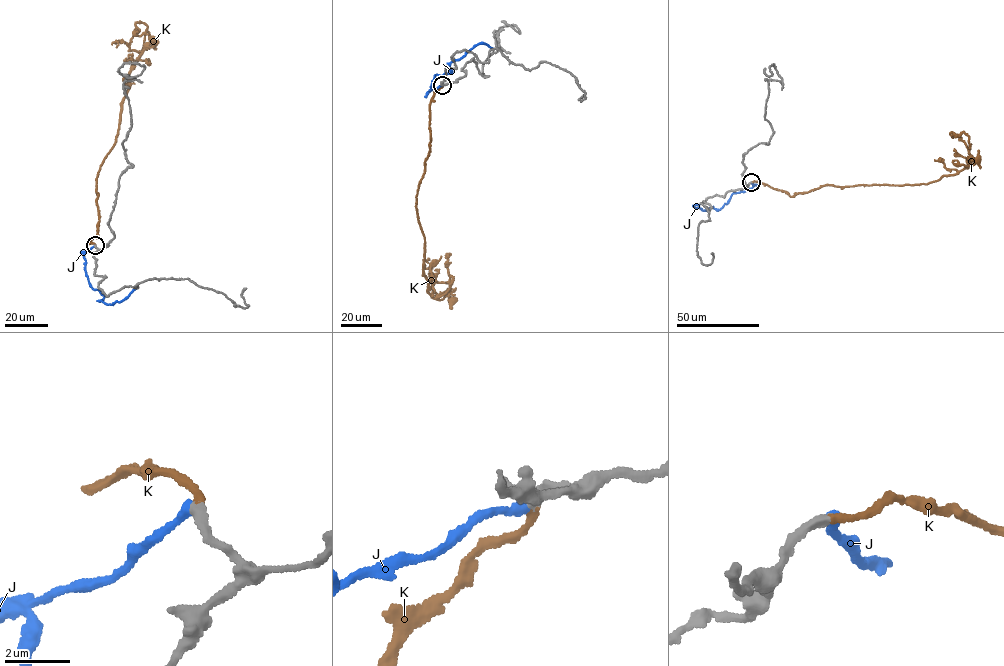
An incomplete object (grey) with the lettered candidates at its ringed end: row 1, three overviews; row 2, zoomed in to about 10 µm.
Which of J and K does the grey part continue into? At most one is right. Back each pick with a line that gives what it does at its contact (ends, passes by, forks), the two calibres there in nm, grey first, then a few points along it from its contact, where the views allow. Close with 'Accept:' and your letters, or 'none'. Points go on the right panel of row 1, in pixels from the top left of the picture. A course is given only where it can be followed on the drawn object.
K: it ends; calibres 320 and 200 nm; course (751, 182), (787, 192), (790, 196), (828, 185), (927, 184), (973, 164), (978, 151), (977, 159)
Accept: K

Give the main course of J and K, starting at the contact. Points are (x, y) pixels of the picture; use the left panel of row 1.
J: (94, 245), (84, 252), (84, 269), (93, 289), (104, 296), (100, 301), (111, 305), (122, 301), (137, 287)
K: (94, 245), (87, 242), (98, 230), (96, 179), (115, 142), (131, 68), (145, 34), (154, 40)

